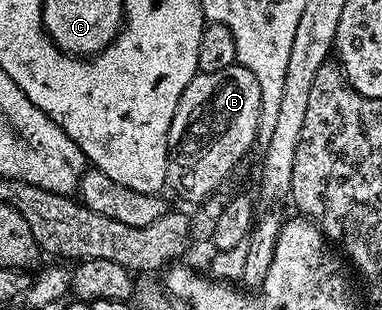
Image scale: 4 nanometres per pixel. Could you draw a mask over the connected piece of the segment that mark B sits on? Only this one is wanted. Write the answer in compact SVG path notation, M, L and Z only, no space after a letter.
M237 62L225 70L199 72L185 86L181 94L181 102L177 106L177 114L173 114L173 122L169 126L167 139L167 184L175 187L187 200L202 202L214 197L215 192L227 180L227 175L243 160L243 155L257 144L259 134L259 113L261 106L261 86L257 86L257 78L249 70L245 70Z

